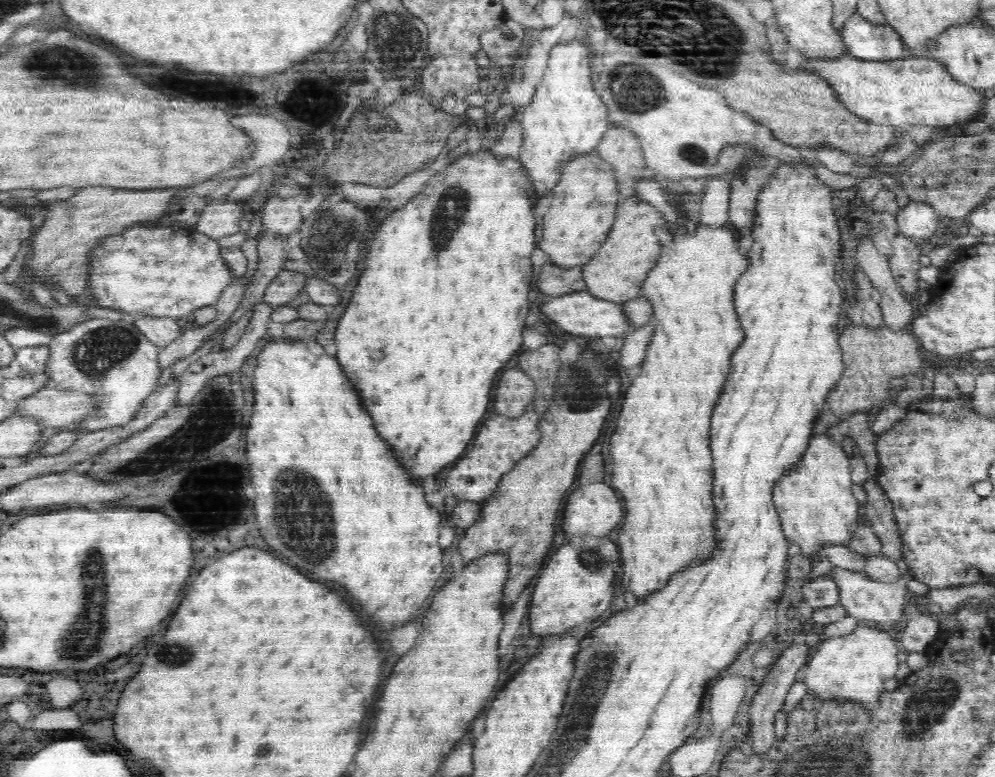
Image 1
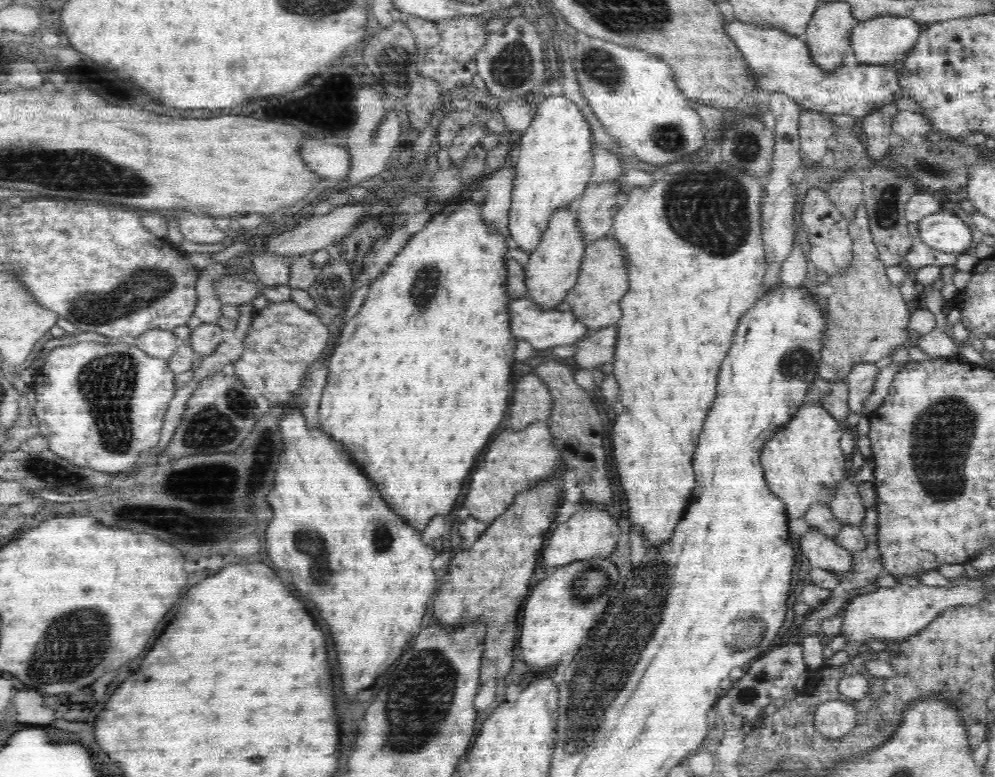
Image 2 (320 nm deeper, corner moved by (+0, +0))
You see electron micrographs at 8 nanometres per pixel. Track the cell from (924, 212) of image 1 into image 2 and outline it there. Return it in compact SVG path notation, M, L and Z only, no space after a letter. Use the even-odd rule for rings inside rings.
M946 206L918 220L918 236L918 242L942 252L969 252L974 245L968 225Z

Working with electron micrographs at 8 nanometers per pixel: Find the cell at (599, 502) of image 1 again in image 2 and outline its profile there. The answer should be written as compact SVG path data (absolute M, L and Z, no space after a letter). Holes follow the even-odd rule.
M585 504L568 520L558 523L541 552L546 573L553 567L568 564L578 558L608 557L617 547L618 531L615 524L606 507L596 504Z

